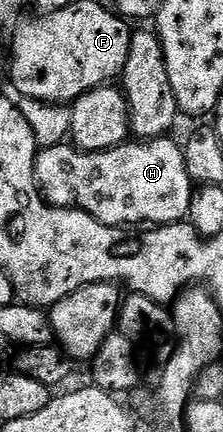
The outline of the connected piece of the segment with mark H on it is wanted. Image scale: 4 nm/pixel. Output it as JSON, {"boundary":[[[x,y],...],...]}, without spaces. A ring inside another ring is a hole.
{"boundary":[[[173,137],[126,141],[106,151],[78,151],[73,145],[46,147],[37,152],[33,177],[36,190],[46,203],[53,207],[76,207],[112,227],[180,223],[188,216],[189,203],[195,194],[194,184],[185,168],[182,144],[176,143]]]}

